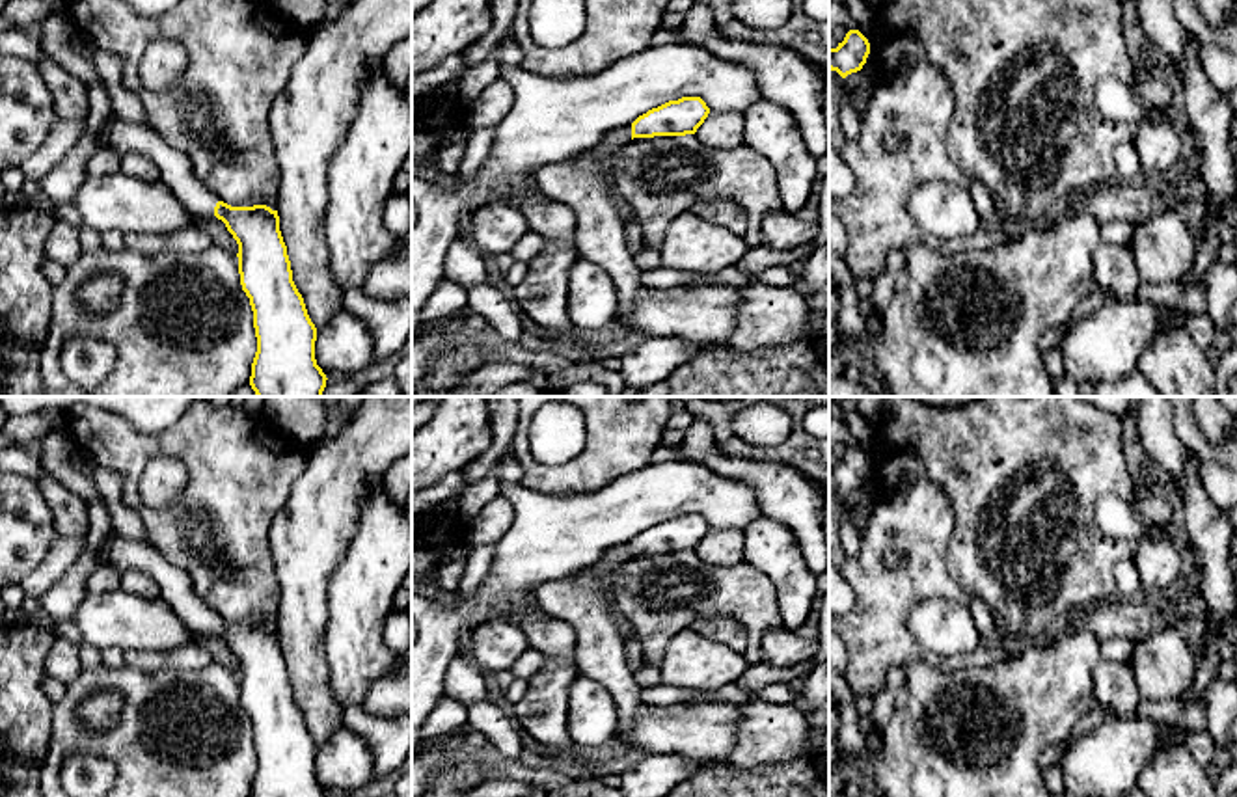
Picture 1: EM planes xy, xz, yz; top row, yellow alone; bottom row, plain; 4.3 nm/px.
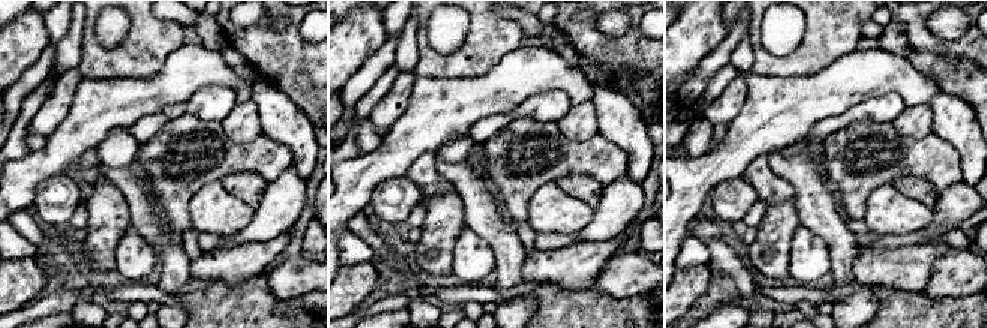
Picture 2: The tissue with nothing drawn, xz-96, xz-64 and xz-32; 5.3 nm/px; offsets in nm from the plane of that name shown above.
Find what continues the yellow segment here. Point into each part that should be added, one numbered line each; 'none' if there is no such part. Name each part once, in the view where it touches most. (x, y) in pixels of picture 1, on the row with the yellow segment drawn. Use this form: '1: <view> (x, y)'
1: xy (125, 136)

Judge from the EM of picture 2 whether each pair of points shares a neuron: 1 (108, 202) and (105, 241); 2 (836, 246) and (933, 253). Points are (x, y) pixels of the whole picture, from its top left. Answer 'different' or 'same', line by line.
1: same
2: different

